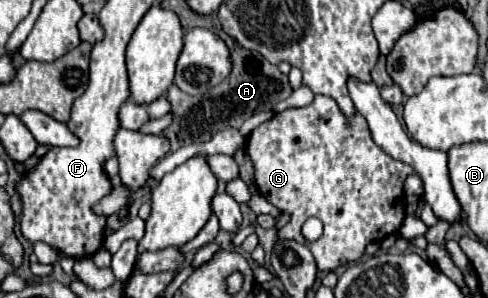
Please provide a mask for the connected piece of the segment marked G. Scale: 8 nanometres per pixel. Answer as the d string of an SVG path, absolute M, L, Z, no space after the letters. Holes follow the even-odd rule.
M317 94L309 106L287 108L281 114L275 114L247 136L245 152L255 168L257 192L283 214L289 214L289 224L279 228L277 240L297 240L307 244L315 256L317 268L323 272L333 272L343 264L359 260L365 254L367 244L379 242L389 234L397 234L405 220L403 184L407 176L415 174L413 168L383 152L373 142L367 120L361 114L355 114L353 120L347 120L339 112L337 102L329 96ZM311 216L317 216L325 228L317 242L305 242L301 234L303 222Z

